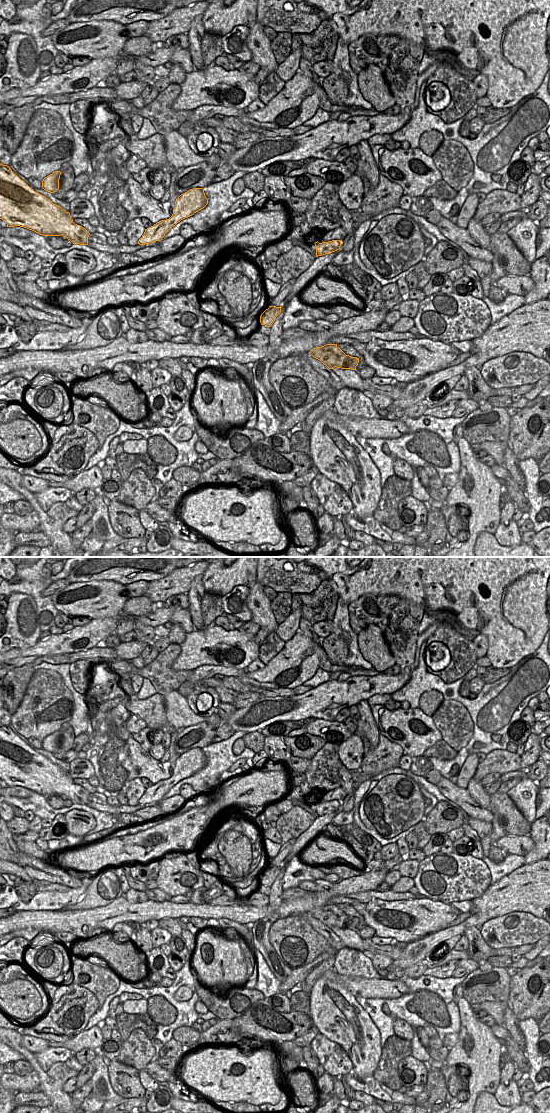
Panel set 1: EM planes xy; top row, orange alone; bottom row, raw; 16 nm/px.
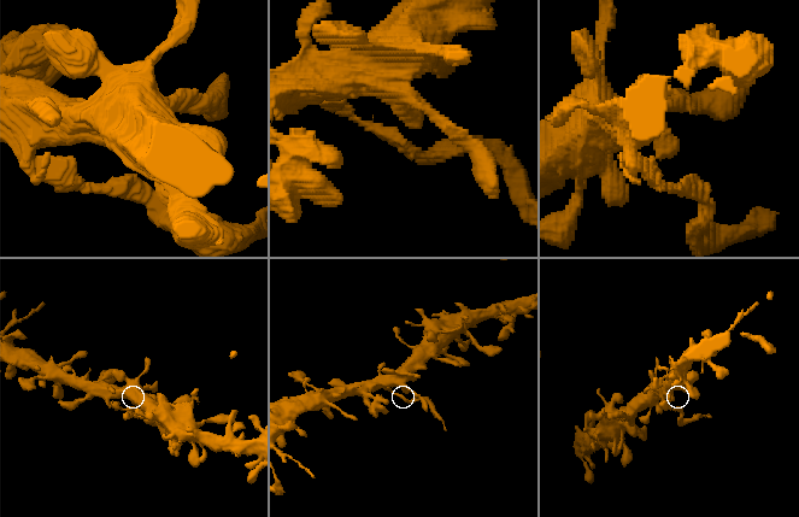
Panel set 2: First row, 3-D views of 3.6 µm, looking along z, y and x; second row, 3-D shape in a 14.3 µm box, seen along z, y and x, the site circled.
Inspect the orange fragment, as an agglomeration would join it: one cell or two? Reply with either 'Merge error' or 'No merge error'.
No merge error

